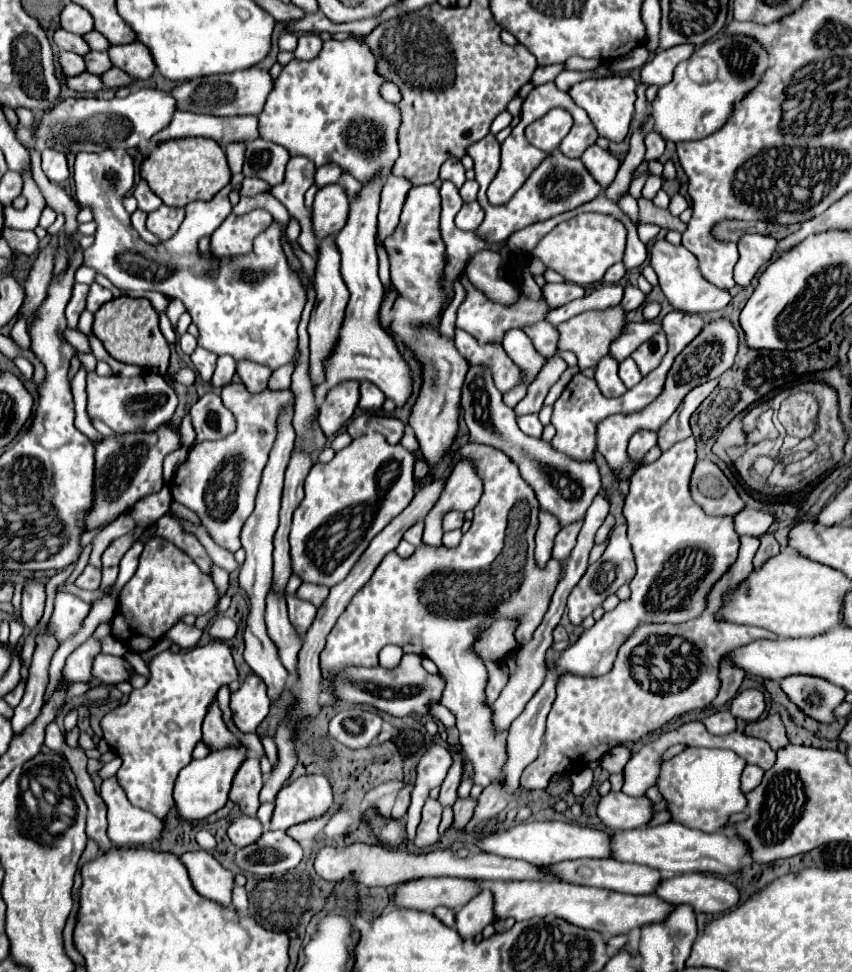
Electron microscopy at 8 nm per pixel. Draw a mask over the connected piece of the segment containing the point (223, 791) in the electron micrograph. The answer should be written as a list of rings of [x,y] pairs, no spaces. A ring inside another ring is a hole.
[[[242,744],[226,746],[220,750],[210,752],[206,758],[192,760],[188,766],[184,766],[176,780],[176,808],[178,814],[186,820],[198,820],[214,814],[228,802],[228,792],[234,780],[234,774],[246,760],[246,748]]]

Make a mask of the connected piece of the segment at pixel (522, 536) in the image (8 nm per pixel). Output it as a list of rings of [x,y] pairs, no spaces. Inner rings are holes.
[[[464,444],[460,446],[454,456],[452,464],[458,464],[464,460],[464,454],[470,454],[474,468],[484,484],[484,494],[480,502],[474,508],[474,520],[470,530],[462,536],[462,542],[458,548],[416,548],[414,556],[408,560],[396,556],[396,552],[388,552],[384,560],[378,564],[378,568],[372,574],[372,580],[352,596],[346,610],[336,620],[332,632],[328,634],[326,648],[320,654],[320,668],[322,670],[334,670],[338,672],[344,666],[378,666],[378,652],[386,644],[398,644],[402,648],[408,646],[408,652],[416,652],[420,656],[430,658],[442,676],[446,678],[446,688],[442,696],[442,704],[456,714],[456,728],[460,732],[460,744],[468,760],[474,764],[474,784],[488,786],[492,780],[500,778],[500,764],[504,764],[504,736],[492,736],[492,708],[484,706],[484,684],[486,684],[486,668],[484,662],[470,652],[472,640],[476,640],[476,632],[480,628],[486,628],[496,618],[518,618],[520,628],[516,630],[516,640],[520,644],[526,644],[532,640],[534,630],[540,626],[548,606],[552,592],[559,582],[562,562],[551,558],[544,570],[536,568],[534,564],[534,534],[538,528],[538,510],[540,504],[536,504],[536,494],[532,494],[532,488],[524,484],[524,478],[520,476],[516,464],[508,460],[502,452],[494,452],[494,448],[488,448],[484,444]],[[516,506],[524,506],[526,514],[520,516],[518,524],[512,518],[512,540],[508,532],[508,516],[510,510]]]

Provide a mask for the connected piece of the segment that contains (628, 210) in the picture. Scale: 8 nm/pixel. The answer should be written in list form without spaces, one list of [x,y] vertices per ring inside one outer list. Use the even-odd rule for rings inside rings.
[[[628,192],[620,199],[619,207],[627,216],[629,216],[630,220],[632,220],[636,226],[640,224],[640,220],[638,220],[637,201],[632,198]]]

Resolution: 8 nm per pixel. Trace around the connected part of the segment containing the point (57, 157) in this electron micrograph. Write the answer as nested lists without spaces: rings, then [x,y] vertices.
[[[42,150],[42,172],[48,176],[50,182],[64,182],[68,180],[70,172],[68,172],[68,164],[66,164],[66,156],[62,152],[56,150]]]

